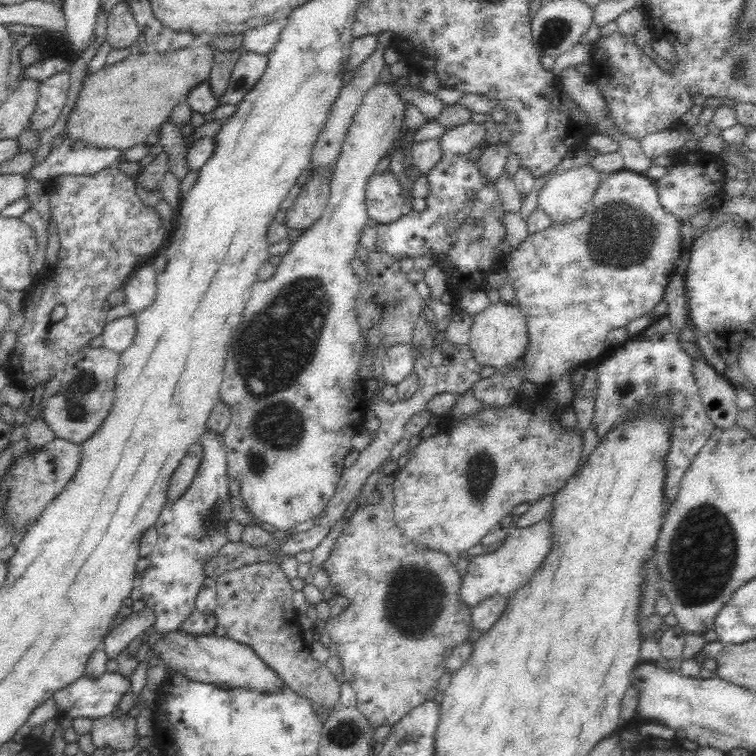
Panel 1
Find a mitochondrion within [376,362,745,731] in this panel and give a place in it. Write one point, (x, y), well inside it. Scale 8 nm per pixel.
(703, 550)

